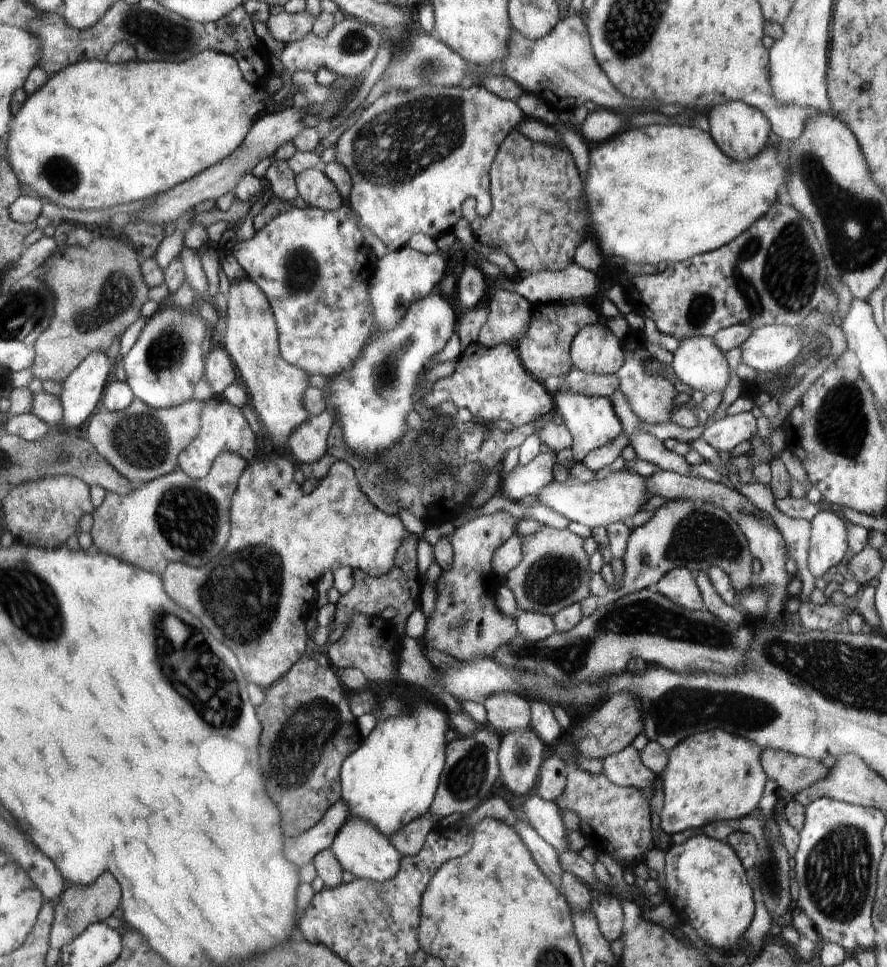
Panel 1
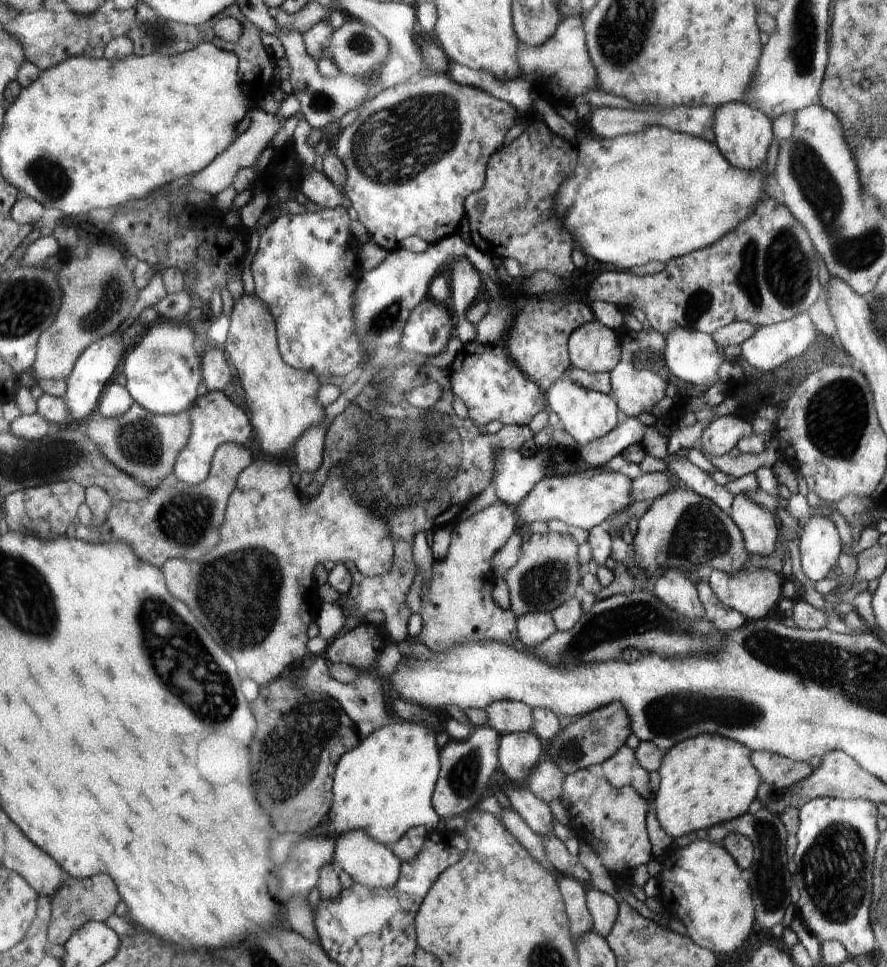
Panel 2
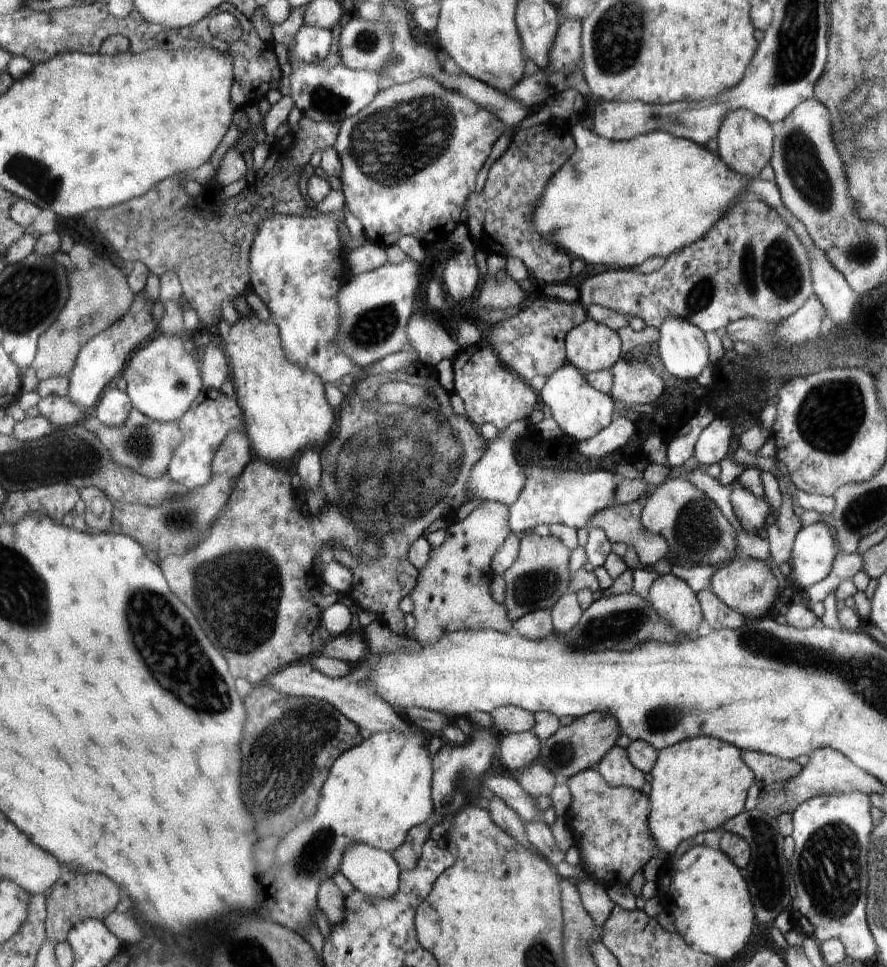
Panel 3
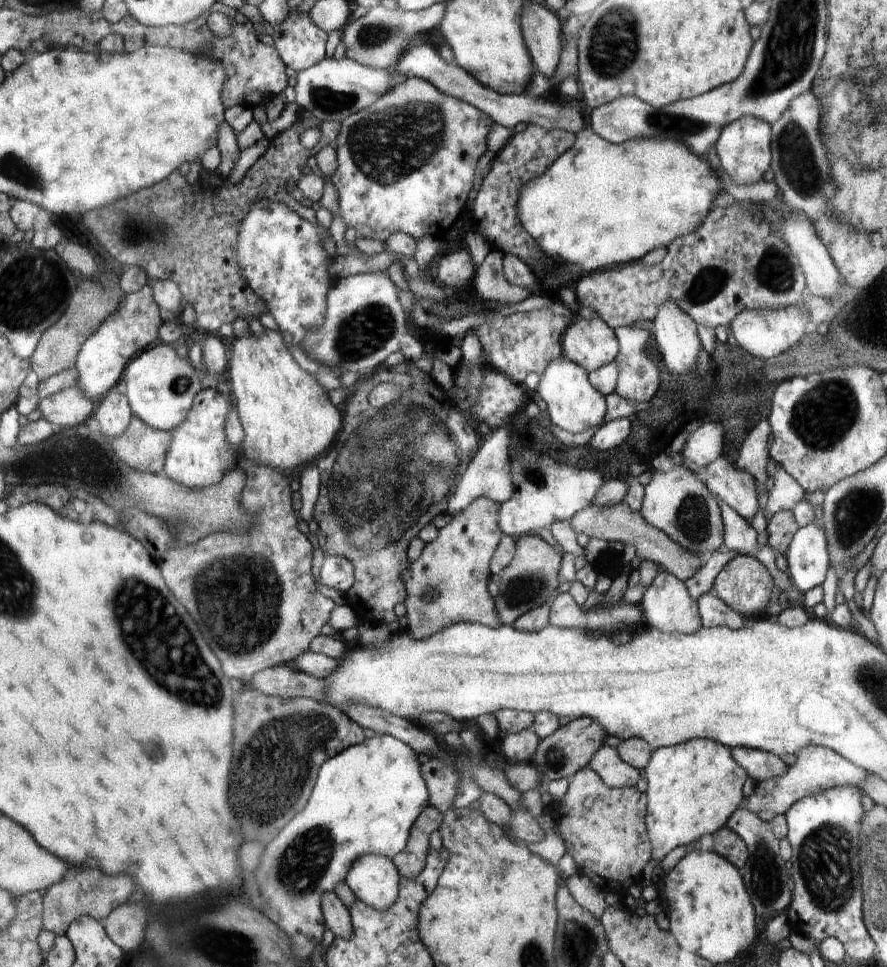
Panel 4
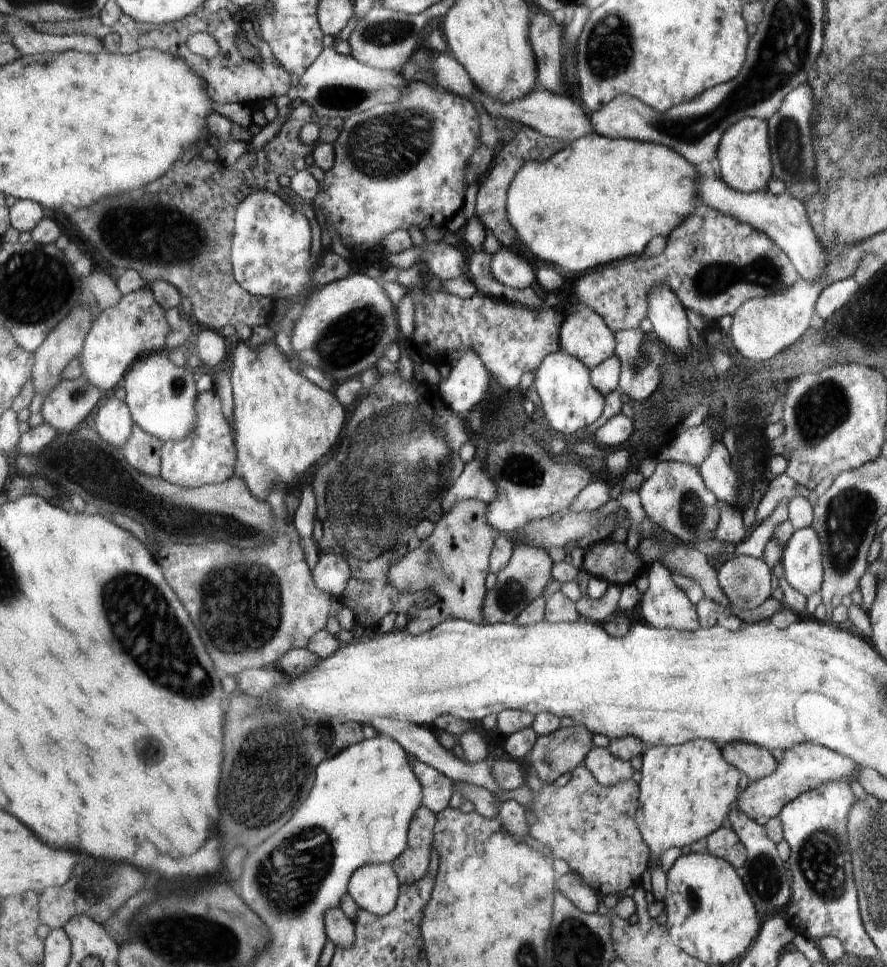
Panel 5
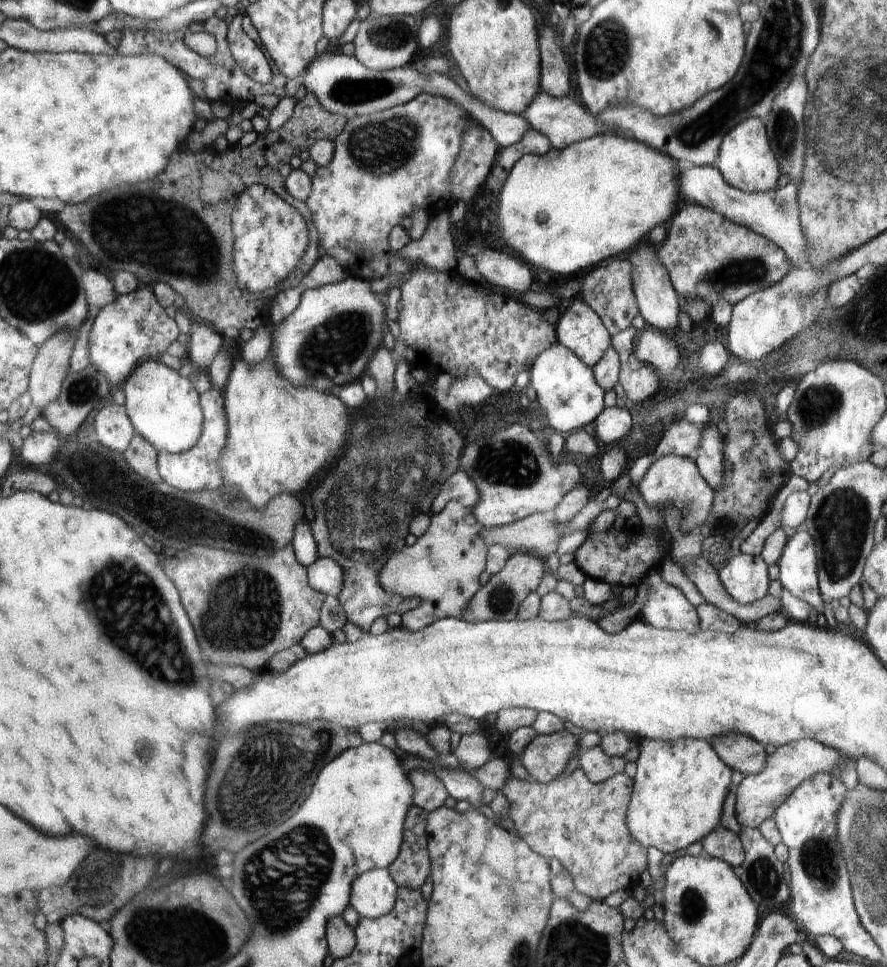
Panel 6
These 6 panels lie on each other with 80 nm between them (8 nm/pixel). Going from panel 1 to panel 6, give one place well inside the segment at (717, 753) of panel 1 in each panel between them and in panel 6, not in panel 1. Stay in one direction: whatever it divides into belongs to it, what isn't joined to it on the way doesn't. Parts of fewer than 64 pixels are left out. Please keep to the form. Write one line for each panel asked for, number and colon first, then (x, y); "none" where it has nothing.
2: (706, 780)
3: (699, 784)
4: (694, 787)
5: (686, 790)
6: (680, 788)

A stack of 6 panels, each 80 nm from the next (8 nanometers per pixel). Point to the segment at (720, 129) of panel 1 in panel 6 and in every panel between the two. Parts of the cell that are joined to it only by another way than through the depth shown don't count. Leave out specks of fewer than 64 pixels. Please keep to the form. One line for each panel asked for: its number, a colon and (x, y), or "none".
2: (743, 134)
3: (745, 139)
4: (743, 148)
5: (744, 156)
6: (747, 162)

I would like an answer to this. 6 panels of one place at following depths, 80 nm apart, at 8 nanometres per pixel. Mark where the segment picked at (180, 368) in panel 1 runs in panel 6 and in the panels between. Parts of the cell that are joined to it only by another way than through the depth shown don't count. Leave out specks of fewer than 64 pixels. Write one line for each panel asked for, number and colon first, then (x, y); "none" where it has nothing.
2: (163, 373)
3: (163, 380)
4: (161, 385)
5: (162, 396)
6: (163, 405)

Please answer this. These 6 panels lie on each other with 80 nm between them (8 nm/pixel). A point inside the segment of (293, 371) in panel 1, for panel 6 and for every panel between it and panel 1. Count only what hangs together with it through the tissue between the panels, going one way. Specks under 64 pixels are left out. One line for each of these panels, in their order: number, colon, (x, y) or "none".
2: (281, 400)
3: (285, 407)
4: (287, 415)
5: (283, 424)
6: (279, 434)

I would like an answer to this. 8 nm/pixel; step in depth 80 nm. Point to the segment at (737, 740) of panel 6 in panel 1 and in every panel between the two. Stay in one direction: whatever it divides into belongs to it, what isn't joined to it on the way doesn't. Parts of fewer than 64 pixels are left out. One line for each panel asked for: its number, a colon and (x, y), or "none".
1: (792, 773)
2: (780, 772)
3: (769, 769)
4: (760, 765)
5: (756, 762)

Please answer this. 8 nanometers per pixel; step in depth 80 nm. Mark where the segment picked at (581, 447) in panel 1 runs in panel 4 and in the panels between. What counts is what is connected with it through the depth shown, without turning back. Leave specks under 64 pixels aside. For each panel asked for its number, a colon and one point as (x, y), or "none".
2: (587, 415)
3: (579, 410)
4: (574, 405)

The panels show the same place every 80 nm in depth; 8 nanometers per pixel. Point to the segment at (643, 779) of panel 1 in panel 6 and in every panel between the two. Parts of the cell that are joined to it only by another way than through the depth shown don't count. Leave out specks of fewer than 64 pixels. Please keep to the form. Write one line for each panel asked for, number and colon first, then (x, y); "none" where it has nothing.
2: (623, 769)
3: (617, 769)
4: (613, 770)
5: (609, 770)
6: (599, 766)

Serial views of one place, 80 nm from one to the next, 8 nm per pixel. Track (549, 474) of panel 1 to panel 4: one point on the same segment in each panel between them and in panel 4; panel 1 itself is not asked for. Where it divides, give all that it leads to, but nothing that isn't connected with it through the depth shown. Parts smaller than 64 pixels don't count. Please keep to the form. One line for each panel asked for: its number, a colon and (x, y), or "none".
2: (517, 475)
3: (498, 476)
4: (488, 475)

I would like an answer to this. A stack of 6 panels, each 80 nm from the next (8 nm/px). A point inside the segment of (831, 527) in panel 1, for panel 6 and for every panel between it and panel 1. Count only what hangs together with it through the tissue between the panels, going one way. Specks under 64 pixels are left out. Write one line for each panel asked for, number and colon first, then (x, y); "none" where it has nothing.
2: (820, 546)
3: (814, 549)
4: (807, 556)
5: (802, 558)
6: (798, 565)

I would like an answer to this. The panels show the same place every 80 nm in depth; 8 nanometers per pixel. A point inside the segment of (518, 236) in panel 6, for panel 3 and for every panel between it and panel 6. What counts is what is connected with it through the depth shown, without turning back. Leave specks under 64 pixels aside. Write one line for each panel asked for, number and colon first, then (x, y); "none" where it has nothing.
3: (614, 203)
4: (602, 203)
5: (598, 199)

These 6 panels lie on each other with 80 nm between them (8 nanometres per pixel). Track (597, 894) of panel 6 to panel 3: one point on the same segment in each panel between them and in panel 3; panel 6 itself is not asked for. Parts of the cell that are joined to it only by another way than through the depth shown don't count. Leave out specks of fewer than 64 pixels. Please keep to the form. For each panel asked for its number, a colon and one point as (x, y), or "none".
3: (609, 822)
4: (604, 828)
5: (593, 827)

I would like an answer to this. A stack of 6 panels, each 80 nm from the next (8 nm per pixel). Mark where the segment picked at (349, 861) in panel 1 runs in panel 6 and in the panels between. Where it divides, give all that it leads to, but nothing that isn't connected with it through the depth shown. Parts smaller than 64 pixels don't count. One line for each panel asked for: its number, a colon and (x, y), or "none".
2: (368, 862)
3: (373, 871)
4: (375, 879)
5: (375, 887)
6: (374, 894)

